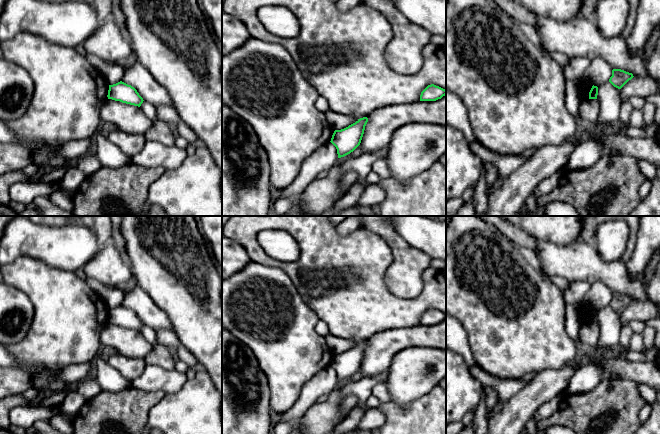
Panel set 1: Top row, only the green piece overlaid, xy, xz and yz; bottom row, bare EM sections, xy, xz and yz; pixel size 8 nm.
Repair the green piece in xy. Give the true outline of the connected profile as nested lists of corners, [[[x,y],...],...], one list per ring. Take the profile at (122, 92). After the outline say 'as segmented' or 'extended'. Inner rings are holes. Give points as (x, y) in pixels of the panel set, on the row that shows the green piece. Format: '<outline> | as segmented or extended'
[[[122,81],[113,85],[109,85],[107,97],[108,99],[138,107],[140,107],[144,101],[134,87]]] | as segmented

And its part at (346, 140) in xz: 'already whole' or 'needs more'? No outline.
already whole

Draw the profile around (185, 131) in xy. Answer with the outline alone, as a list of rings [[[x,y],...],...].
[[[182,120],[178,123],[176,128],[178,130],[179,136],[187,140],[189,144],[197,145],[199,143],[199,139],[196,133],[193,131],[193,129],[190,126],[188,126]]]

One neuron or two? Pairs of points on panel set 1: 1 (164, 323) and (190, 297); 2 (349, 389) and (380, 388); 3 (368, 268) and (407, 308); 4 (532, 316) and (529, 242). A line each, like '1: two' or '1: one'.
1: two
2: two
3: one
4: two

